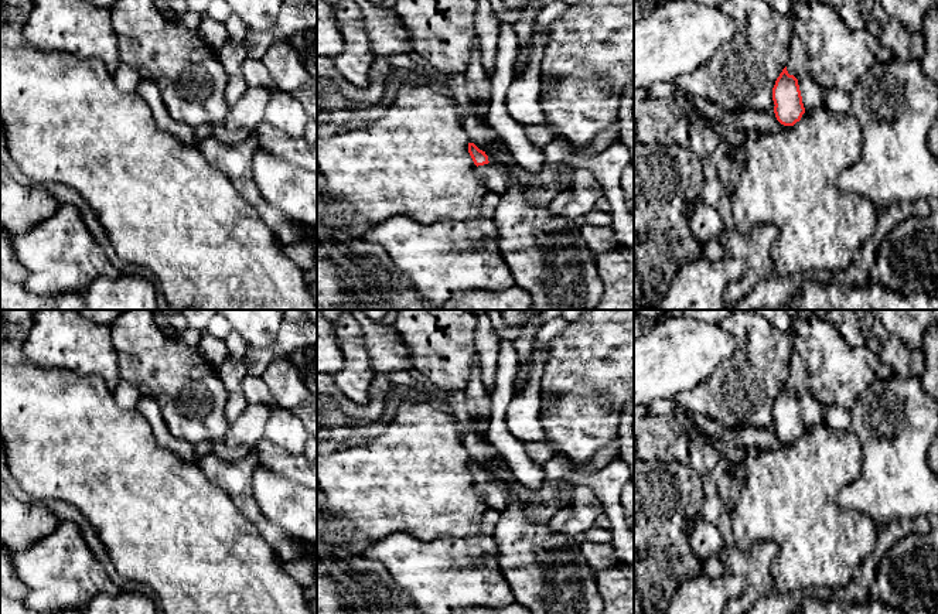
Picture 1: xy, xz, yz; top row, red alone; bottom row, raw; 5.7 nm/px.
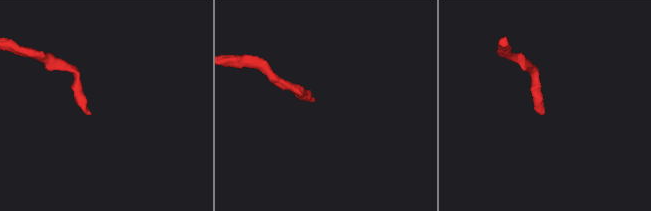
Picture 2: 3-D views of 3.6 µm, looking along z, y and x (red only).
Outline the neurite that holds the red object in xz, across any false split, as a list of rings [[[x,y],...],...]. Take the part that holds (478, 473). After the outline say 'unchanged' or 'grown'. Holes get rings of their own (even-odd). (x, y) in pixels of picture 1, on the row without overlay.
[[[468,460],[468,470],[477,482],[477,494],[487,506],[498,512],[504,511],[508,505],[508,485],[502,481],[490,480],[485,468],[480,467],[474,460]]]; grown

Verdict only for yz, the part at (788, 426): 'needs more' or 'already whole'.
needs more

